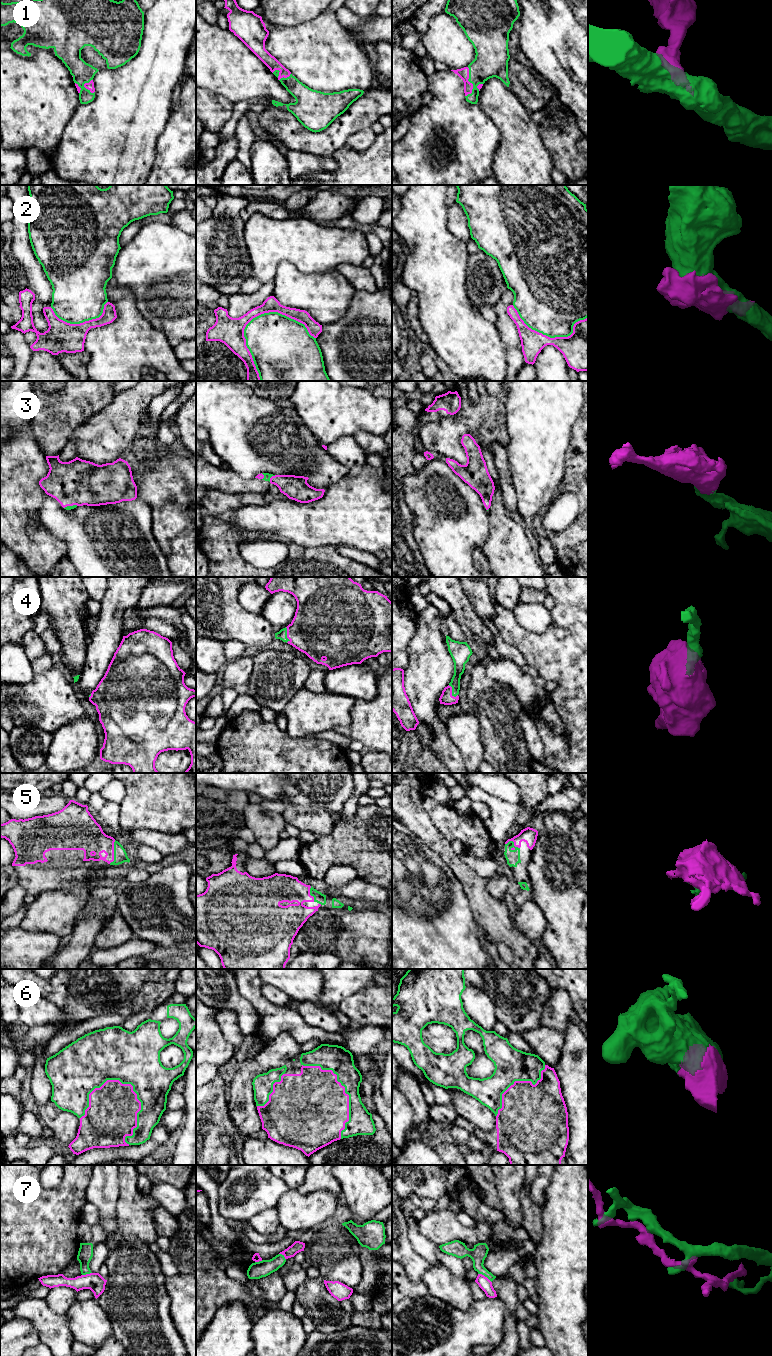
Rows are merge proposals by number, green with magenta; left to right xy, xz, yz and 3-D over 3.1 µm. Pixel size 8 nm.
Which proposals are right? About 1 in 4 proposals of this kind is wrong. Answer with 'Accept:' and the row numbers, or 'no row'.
Accept: 1, 3, 4, 5, 6

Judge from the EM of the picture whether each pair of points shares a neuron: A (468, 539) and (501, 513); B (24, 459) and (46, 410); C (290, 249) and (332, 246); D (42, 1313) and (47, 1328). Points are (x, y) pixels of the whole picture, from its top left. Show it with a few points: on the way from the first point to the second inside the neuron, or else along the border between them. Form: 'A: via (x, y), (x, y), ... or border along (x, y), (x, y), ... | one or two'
A: border along (488, 511), (490, 535), (484, 545) | two
B: border along (29, 422), (34, 439), (45, 456) | two
C: via (300, 247), (322, 247) | one
D: via (42, 1317), (47, 1324) | one

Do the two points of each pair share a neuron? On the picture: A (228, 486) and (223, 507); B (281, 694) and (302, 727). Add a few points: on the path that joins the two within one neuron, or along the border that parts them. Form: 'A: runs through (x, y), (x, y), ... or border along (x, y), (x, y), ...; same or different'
A: border along (208, 489), (217, 489), (228, 493), (251, 492); different
B: border along (302, 686), (282, 711); different

